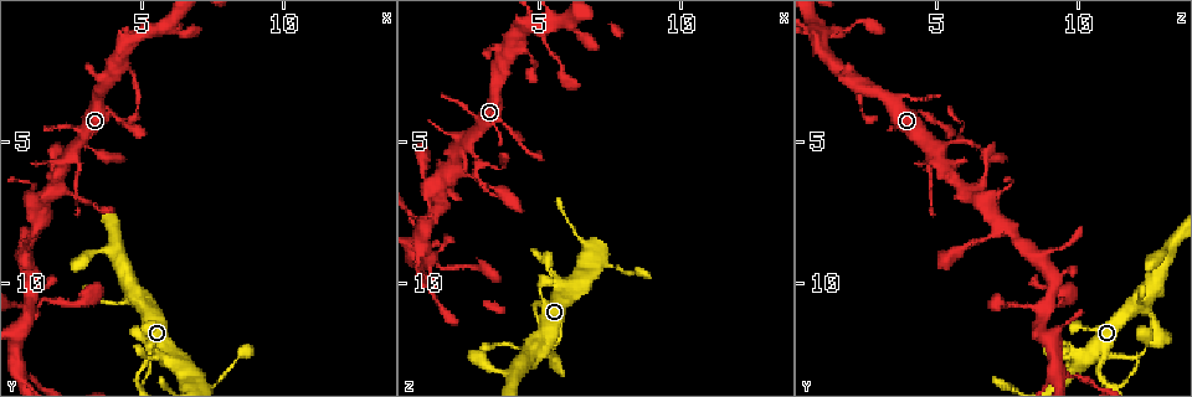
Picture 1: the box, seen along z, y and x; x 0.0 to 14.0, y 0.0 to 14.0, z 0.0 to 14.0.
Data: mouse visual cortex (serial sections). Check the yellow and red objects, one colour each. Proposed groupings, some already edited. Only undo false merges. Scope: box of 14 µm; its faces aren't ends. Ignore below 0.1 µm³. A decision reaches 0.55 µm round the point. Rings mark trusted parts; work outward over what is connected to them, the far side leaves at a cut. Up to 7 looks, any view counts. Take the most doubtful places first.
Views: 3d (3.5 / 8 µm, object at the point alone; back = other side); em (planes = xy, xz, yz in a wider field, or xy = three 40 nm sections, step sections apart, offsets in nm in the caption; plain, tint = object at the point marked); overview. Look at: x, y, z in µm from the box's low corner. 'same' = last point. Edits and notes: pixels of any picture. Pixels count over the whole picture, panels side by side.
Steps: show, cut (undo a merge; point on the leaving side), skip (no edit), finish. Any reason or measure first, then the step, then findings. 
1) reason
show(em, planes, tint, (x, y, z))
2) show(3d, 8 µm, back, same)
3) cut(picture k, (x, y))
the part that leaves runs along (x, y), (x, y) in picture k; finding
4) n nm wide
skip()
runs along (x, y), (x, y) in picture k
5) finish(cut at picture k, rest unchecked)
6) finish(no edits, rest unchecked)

thick turns thin
show(3d, 8 µm, (1.1, 10.7, 9.0))

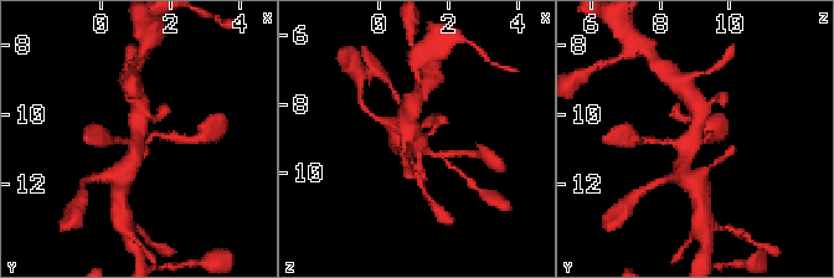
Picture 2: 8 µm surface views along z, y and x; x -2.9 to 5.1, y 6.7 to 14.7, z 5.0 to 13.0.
4 arms; arms of 150, 150, 450, 500 nm
show(em, xy, step 1, tint, (1.1, 10.8, 9.0))

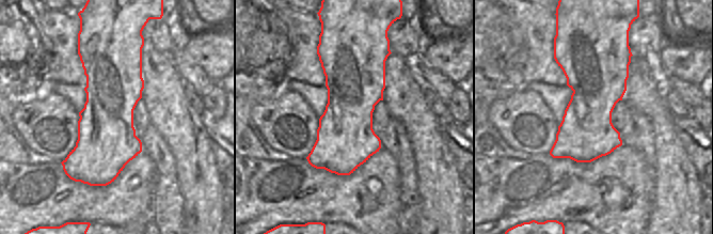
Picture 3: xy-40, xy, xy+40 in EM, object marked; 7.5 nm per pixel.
skip()
runs along (698, 106), (701, 119), (684, 171) in picture 2; all the same cell

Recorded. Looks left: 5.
abrupt turn
show(3d, 8 µm, (5.4, 12.0, 12.4))

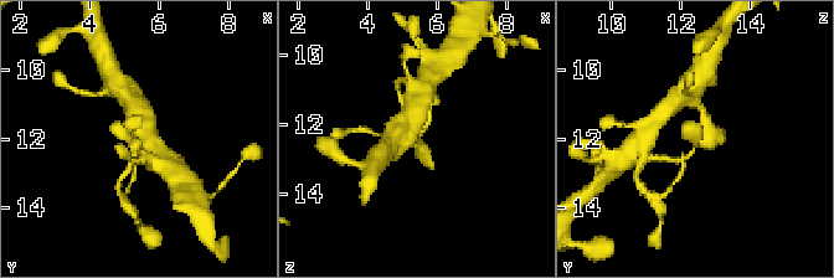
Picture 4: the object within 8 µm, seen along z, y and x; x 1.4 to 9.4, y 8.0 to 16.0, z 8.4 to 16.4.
need the tissue
show(em, xy, step 3, tint, (5.3, 12.2, 12.5))

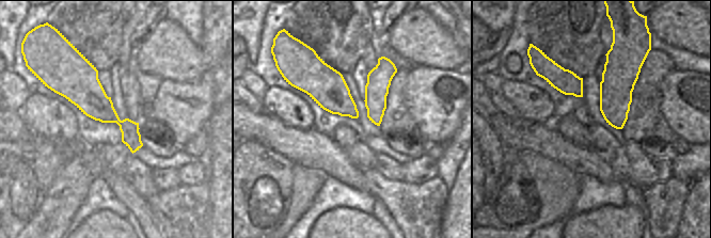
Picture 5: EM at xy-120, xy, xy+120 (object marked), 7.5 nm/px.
skip()
runs along (418, 147), (391, 127) in picture 4; all the same cell

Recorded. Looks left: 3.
thin arm on a thick one
show(3d, 3.5 µm, (5.0, 1.2, 0.9))

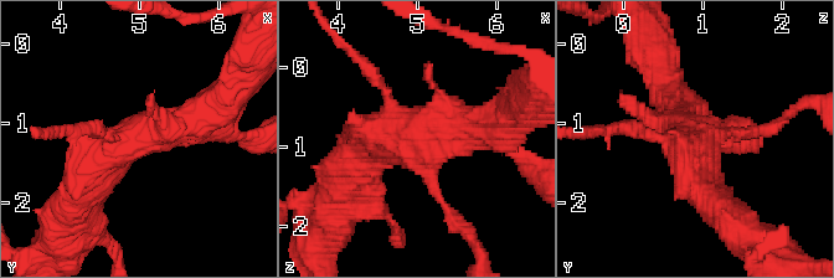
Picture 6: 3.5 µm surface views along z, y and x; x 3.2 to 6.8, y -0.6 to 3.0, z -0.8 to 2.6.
now the EM
show(em, planes, plain, (4.90, 1.25, 1.00))

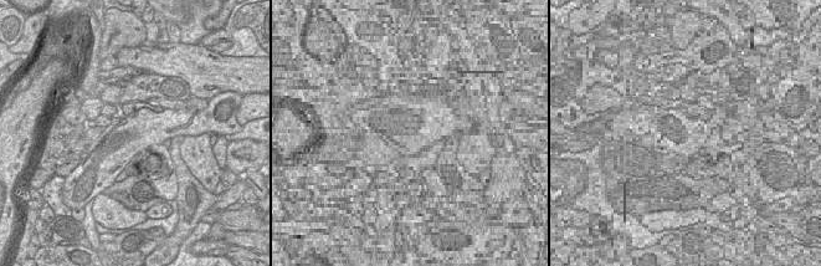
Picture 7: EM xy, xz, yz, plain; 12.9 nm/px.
show(em, planes, tint, same)

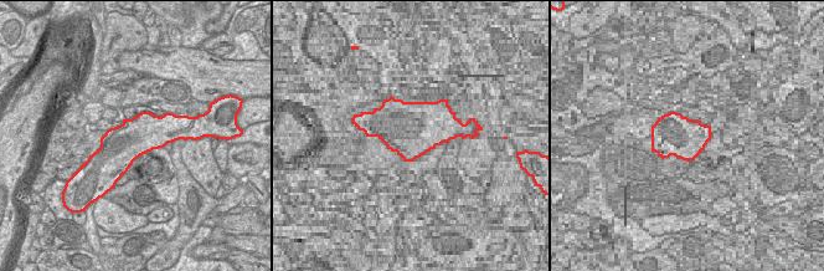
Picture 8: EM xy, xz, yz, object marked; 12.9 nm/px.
skip()
runs along (78, 201), (128, 140), (205, 118) in picture 6; one cell here

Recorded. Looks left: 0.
finish(no edits, rest unchecked)

